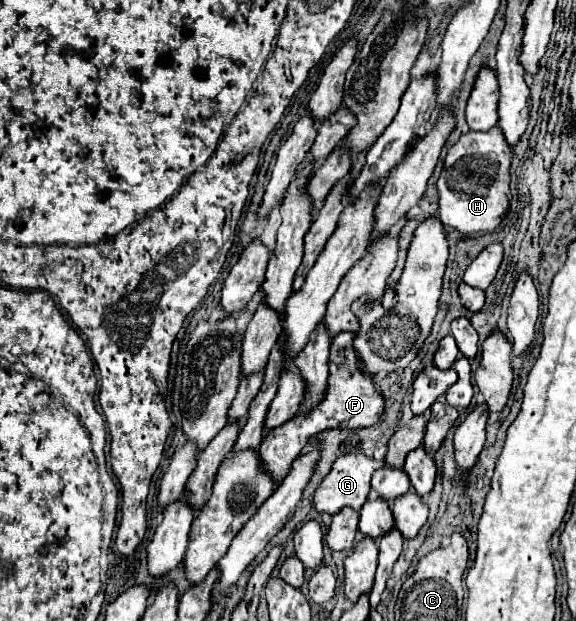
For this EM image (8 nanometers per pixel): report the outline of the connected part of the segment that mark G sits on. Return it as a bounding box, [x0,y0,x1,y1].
[312,453,384,515]

